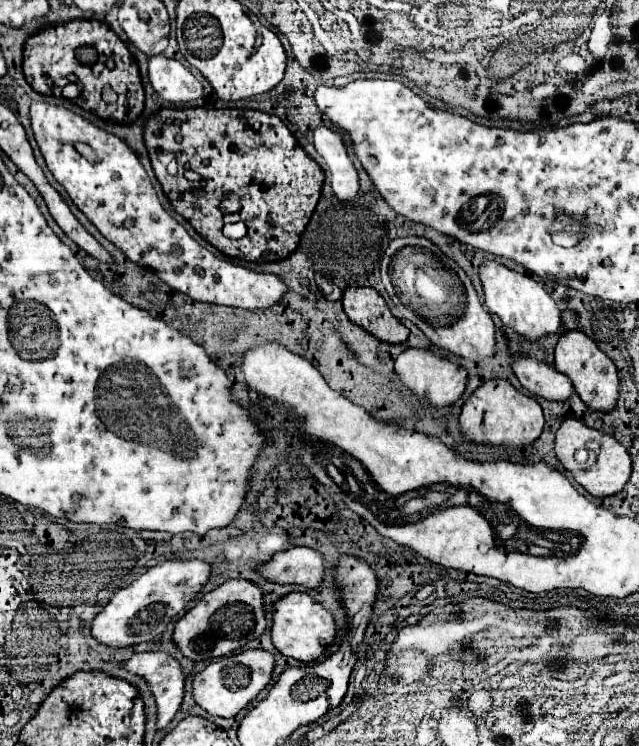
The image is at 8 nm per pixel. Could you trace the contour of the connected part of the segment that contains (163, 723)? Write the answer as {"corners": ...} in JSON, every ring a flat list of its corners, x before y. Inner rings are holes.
{"corners":[[142,652,124,662,124,668,148,682,158,708,156,728,164,730,172,722,184,698,184,674,180,664,166,652]]}

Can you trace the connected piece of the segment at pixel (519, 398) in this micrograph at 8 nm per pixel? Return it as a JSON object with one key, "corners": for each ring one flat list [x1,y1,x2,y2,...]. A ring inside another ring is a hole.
{"corners":[[488,380,464,402,460,424,464,436,468,436,476,444,528,446,542,434,544,414,542,414,542,406,532,396,518,392,510,382]]}

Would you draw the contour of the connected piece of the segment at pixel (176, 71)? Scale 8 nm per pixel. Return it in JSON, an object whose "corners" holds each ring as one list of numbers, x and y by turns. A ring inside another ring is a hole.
{"corners":[[156,54,148,58,148,76,154,90,174,104,198,100,202,96,202,82,178,60]]}

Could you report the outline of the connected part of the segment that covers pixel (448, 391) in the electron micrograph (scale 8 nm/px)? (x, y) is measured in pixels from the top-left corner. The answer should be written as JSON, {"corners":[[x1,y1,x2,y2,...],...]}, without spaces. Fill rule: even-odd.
{"corners":[[406,348,396,358,394,370,402,378,406,388,410,388,416,396,426,398,434,406,446,406,446,404,452,404,454,400,458,400,462,396,462,392,466,388,466,380,468,380,466,368,450,362,448,358,434,354,432,350,424,350,424,348]]}

